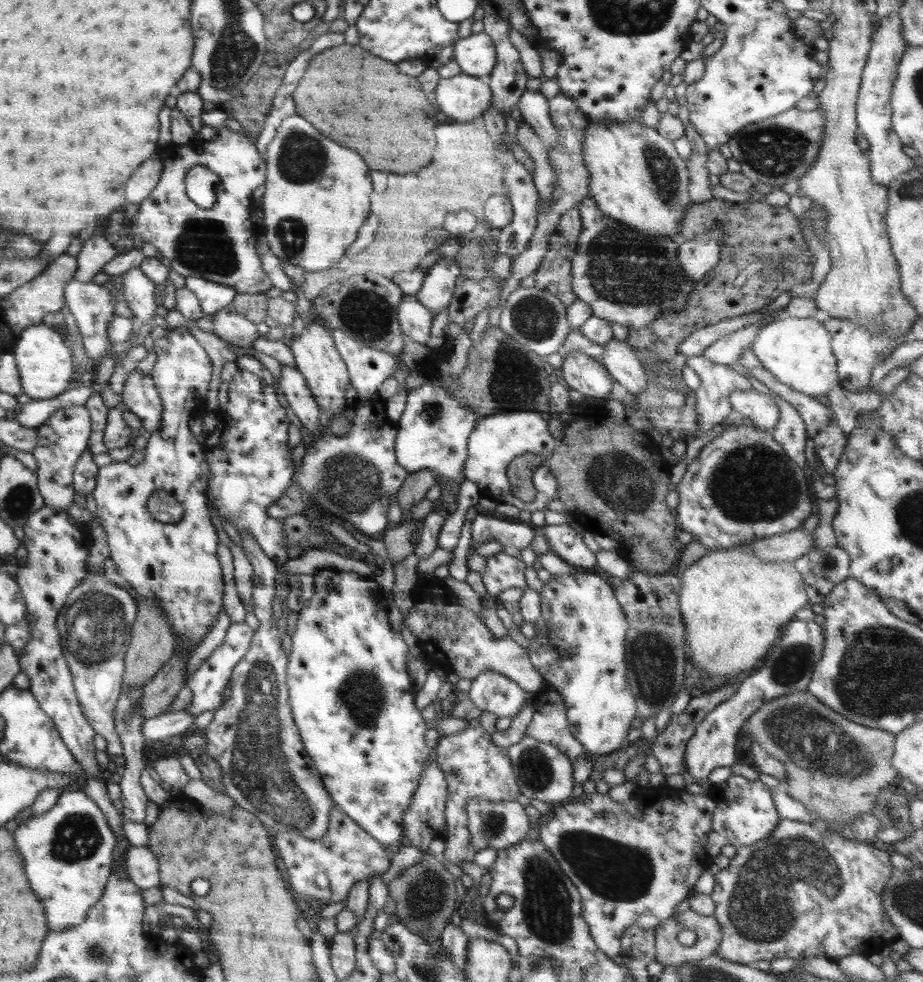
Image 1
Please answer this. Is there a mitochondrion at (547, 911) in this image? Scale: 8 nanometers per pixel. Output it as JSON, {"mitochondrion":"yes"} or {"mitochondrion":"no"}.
{"mitochondrion":"yes"}

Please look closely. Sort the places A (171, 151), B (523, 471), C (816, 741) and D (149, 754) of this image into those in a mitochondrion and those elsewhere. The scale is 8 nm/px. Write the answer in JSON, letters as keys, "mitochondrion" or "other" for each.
{"A":"other","B":"mitochondrion","C":"mitochondrion","D":"other"}

